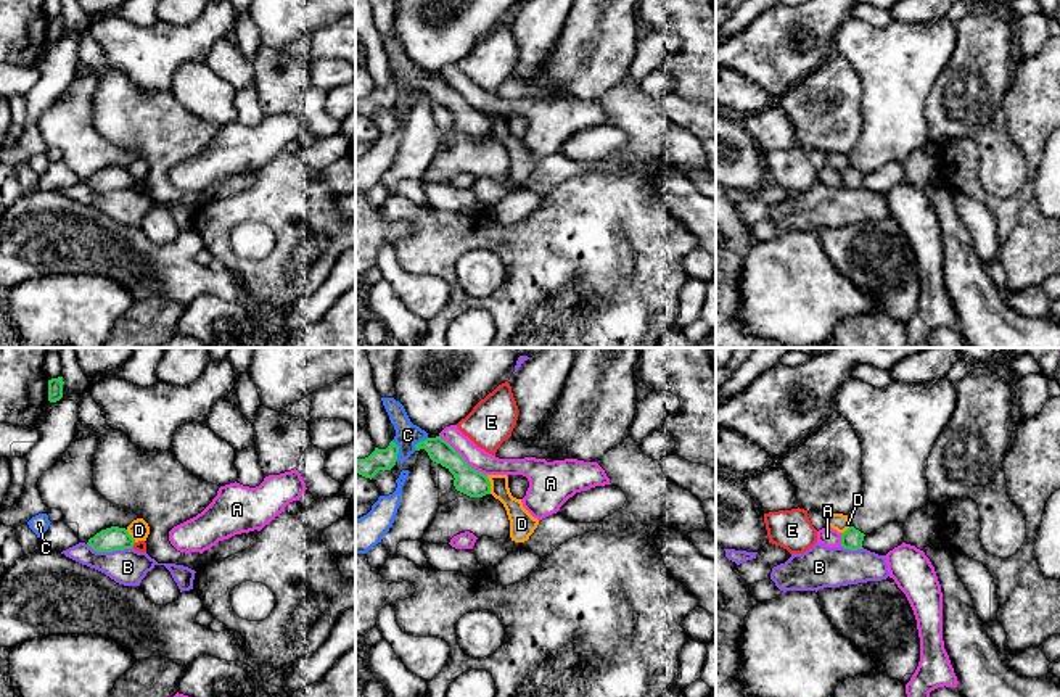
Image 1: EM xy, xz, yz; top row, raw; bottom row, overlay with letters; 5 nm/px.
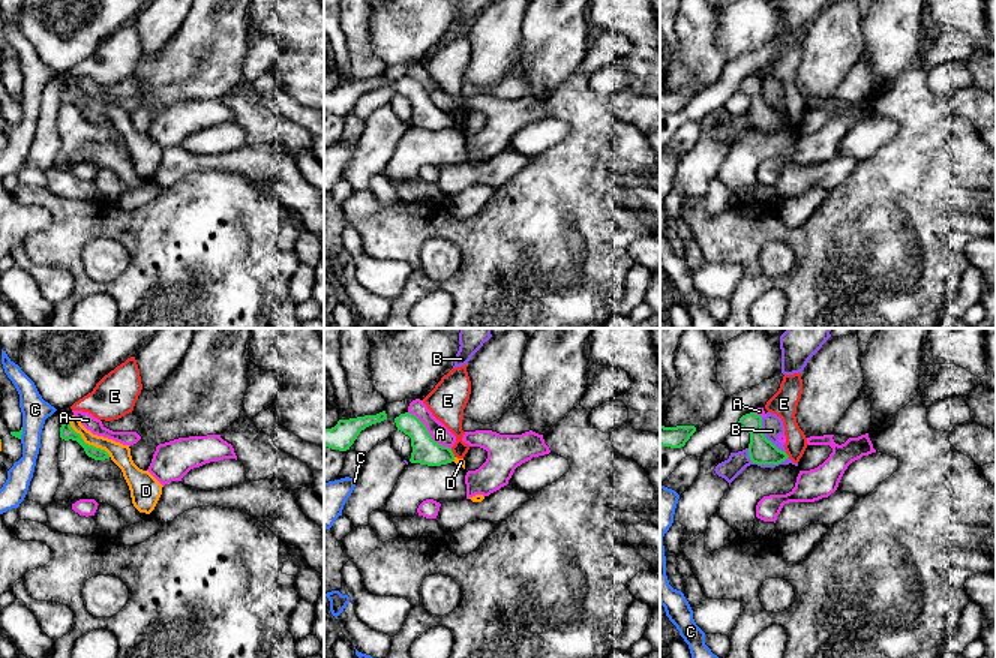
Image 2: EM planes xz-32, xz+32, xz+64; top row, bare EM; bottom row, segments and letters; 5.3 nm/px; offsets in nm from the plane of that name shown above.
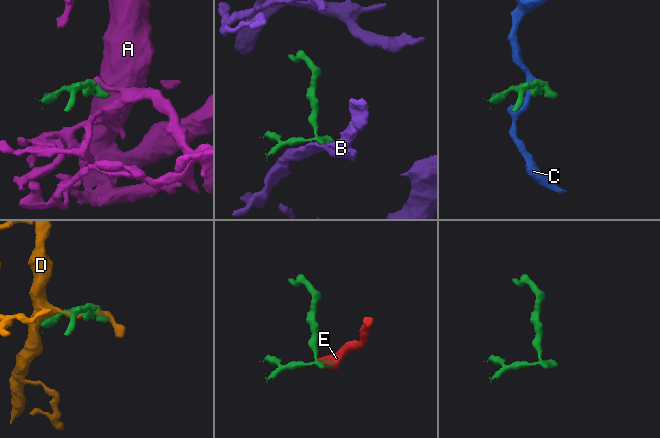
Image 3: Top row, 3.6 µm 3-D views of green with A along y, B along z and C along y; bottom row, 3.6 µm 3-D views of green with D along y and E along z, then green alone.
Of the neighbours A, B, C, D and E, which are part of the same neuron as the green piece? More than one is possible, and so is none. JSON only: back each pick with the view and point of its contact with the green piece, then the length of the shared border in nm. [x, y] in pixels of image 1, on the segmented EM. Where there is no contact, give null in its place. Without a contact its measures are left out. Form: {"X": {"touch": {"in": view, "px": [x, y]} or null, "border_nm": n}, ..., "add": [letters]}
{"add": []}

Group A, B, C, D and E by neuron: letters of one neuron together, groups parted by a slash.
A / B / C / D / E

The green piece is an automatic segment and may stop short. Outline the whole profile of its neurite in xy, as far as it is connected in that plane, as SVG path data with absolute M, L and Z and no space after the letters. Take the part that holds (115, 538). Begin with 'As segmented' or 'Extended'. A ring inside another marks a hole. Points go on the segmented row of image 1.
As segmented. M111 526L97 533L93 538L88 539L87 544L97 552L113 552L132 549L135 539L125 528Z

